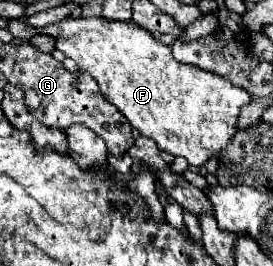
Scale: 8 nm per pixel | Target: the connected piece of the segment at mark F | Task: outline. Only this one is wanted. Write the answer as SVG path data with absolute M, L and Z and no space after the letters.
M66 17L56 25L40 27L38 31L48 33L56 39L56 47L70 59L76 61L82 73L88 73L96 79L102 95L118 107L118 111L130 121L140 135L150 137L158 143L160 151L166 151L174 157L184 157L192 167L202 167L210 157L218 157L222 149L238 133L238 117L242 105L248 105L252 97L234 87L230 81L198 69L196 65L178 63L172 57L172 49L158 43L150 33L140 29L134 21L110 21L104 17Z

